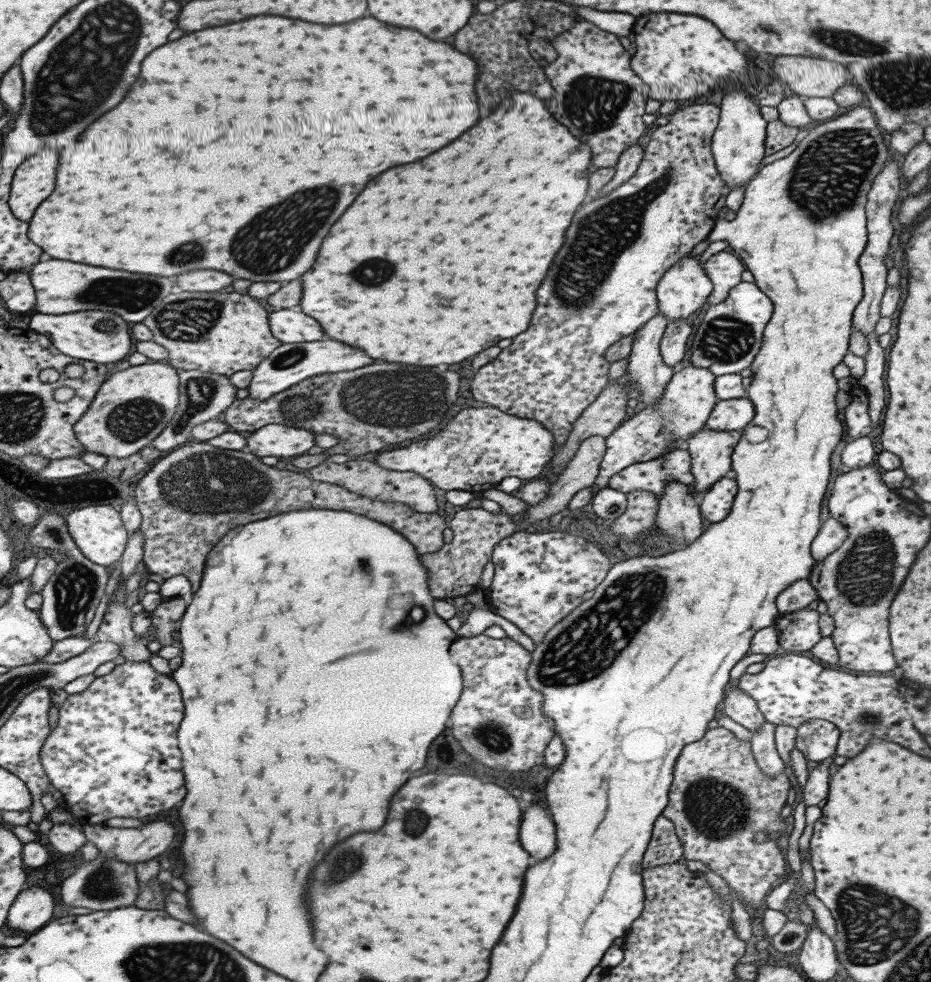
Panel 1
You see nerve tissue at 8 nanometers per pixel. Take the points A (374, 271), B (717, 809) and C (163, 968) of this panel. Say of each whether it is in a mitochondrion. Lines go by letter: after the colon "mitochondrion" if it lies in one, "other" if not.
A: mitochondrion
B: mitochondrion
C: mitochondrion

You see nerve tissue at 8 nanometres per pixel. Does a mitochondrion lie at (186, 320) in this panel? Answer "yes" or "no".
yes

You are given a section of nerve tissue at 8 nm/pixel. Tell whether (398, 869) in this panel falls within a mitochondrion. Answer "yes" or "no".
no

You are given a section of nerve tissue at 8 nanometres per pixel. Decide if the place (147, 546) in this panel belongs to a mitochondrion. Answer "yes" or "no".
no

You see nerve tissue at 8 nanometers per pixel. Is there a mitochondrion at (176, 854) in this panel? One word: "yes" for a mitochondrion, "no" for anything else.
no

